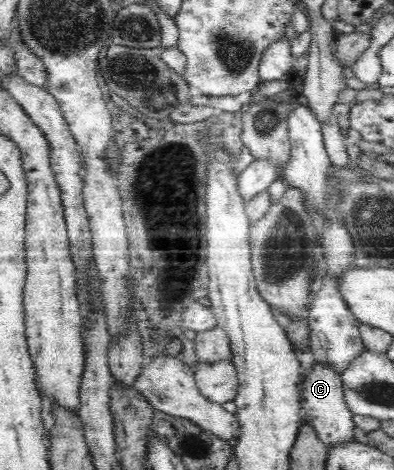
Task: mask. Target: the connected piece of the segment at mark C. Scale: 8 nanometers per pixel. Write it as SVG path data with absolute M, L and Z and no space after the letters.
M316 358L314 363L310 365L310 369L300 373L297 377L298 402L300 402L302 413L304 413L302 415L303 425L310 428L316 438L326 447L332 443L338 443L342 439L351 439L351 441L354 439L355 424L352 414L348 412L348 408L344 404L344 393L339 372L336 364L332 364L332 362L328 364L326 360Z

